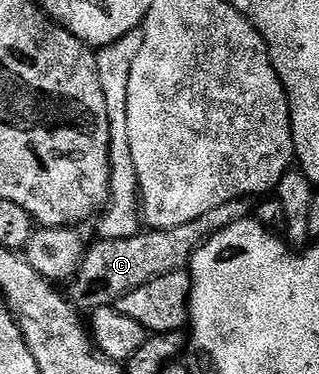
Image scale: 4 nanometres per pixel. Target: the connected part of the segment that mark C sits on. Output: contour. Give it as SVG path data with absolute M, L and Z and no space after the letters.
M249 197L228 200L228 204L220 204L212 208L209 212L204 212L204 216L196 216L188 224L180 224L177 228L168 228L167 230L143 229L136 236L125 238L124 240L112 240L111 238L102 238L98 243L91 245L83 256L82 262L78 265L78 270L73 278L69 279L68 297L72 305L78 307L82 312L93 312L99 310L102 306L113 306L125 296L129 290L140 288L153 278L164 276L168 272L177 270L186 270L190 265L190 259L201 248L202 245L213 235L218 234L224 228L239 222L242 218L249 218L252 214L252 202Z

